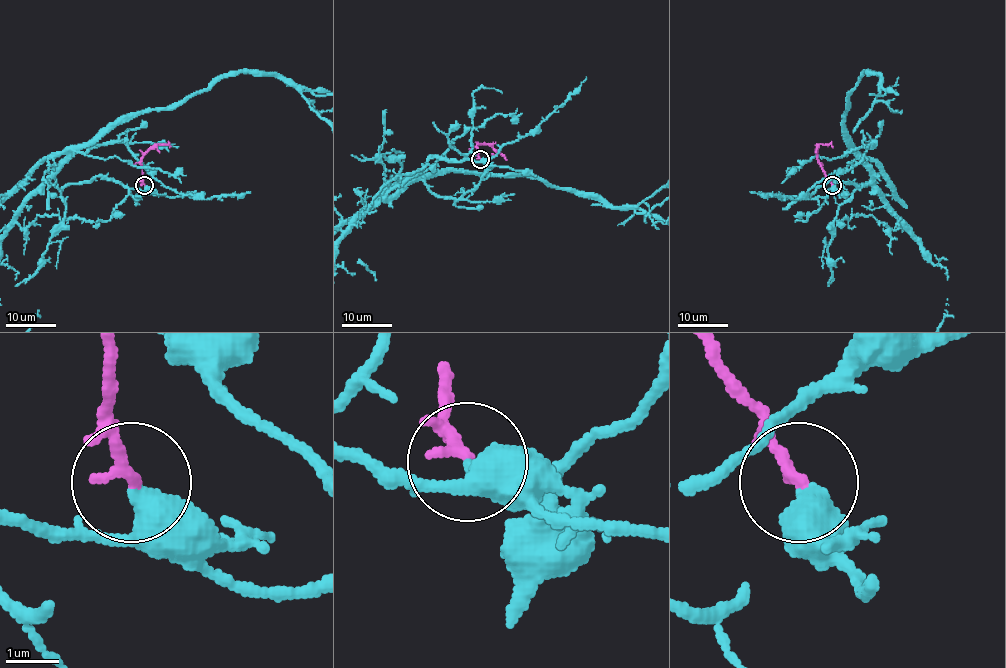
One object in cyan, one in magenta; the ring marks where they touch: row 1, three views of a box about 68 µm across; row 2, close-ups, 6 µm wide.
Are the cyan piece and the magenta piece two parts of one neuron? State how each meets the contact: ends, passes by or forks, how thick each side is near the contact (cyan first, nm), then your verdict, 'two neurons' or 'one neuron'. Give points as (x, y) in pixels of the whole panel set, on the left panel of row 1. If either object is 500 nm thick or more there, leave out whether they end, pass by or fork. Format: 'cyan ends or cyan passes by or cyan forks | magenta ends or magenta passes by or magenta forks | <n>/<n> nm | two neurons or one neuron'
cyan passes by | magenta ends | 360/240 nm | one neuron

